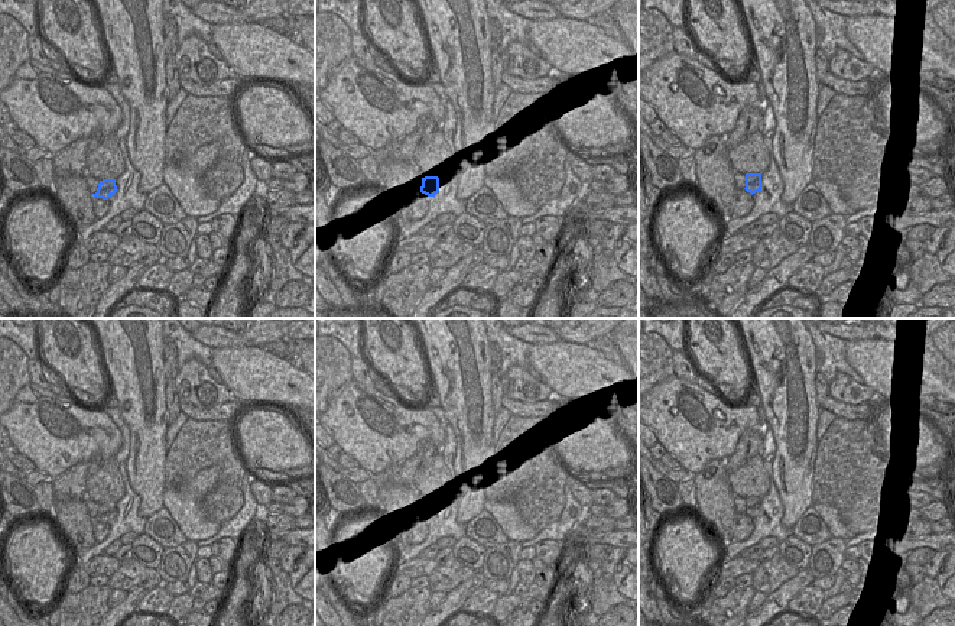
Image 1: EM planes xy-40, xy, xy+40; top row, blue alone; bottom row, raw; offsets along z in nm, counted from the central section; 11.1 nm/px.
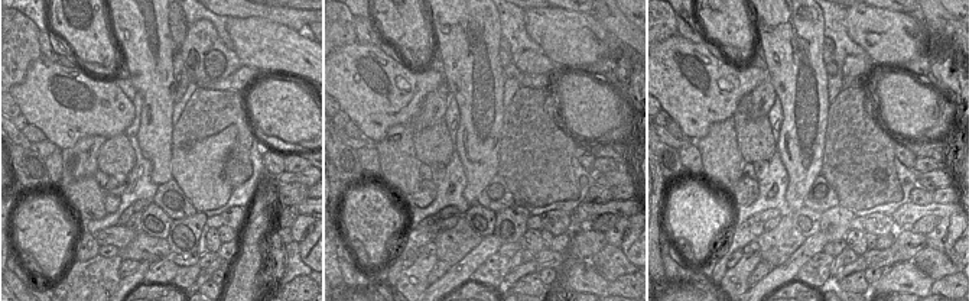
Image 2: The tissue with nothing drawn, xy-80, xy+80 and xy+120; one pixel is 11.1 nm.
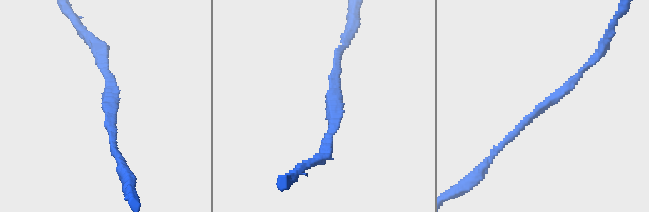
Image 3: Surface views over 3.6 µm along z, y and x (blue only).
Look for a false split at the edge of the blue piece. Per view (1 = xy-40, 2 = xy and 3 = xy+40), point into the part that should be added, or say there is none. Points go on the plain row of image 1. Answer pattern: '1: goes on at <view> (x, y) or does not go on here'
1: does not go on here
2: does not go on here
3: does not go on here

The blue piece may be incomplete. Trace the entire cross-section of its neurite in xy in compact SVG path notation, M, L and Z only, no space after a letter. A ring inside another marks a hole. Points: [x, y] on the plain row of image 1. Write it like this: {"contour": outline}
{"contour": "M438 500L422 502L420 516L428 520L435 520L439 516L439 502Z"}

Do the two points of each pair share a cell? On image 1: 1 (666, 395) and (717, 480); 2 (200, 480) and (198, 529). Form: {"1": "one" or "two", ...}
{"1": "two", "2": "one"}

